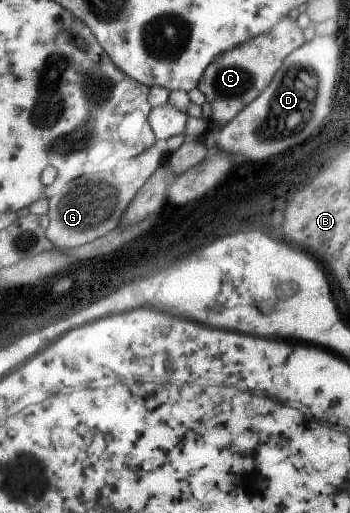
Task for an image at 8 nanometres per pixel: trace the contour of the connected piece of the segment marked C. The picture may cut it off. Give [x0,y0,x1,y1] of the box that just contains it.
[197,16,303,126]

